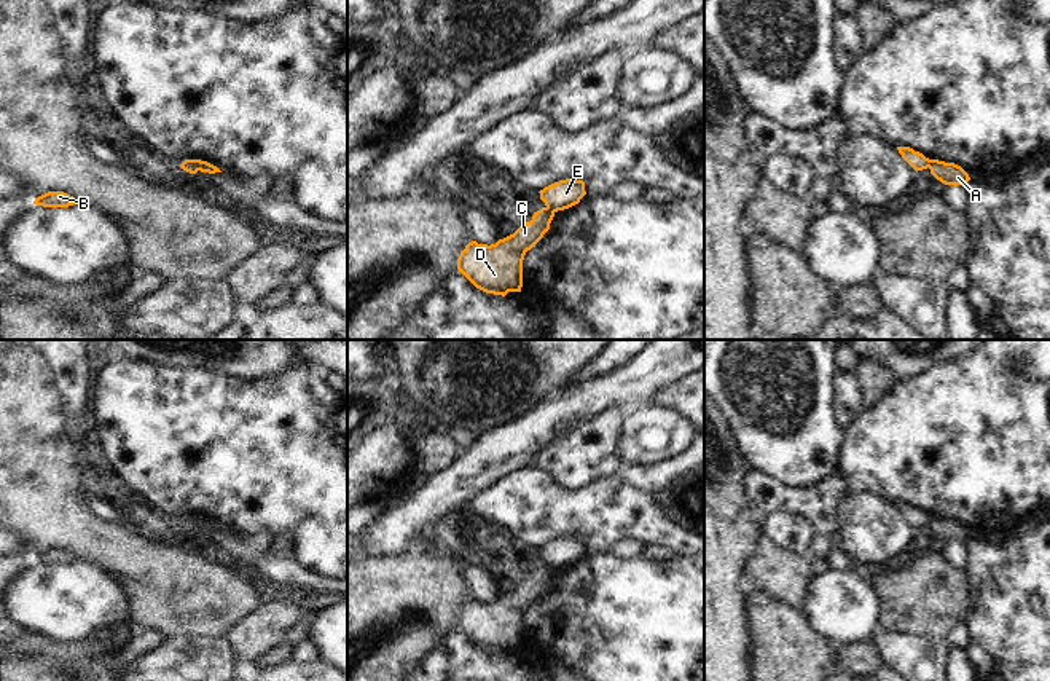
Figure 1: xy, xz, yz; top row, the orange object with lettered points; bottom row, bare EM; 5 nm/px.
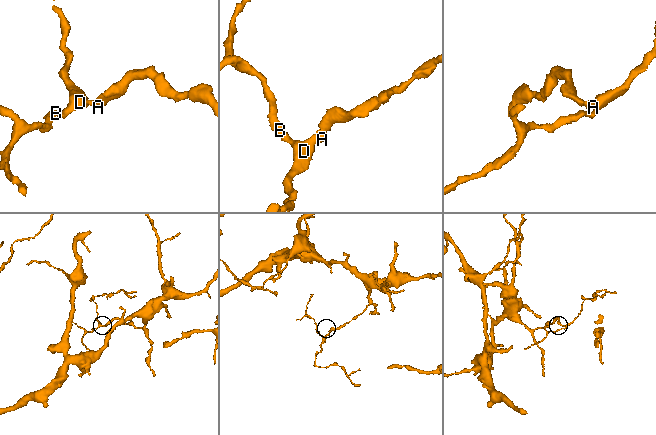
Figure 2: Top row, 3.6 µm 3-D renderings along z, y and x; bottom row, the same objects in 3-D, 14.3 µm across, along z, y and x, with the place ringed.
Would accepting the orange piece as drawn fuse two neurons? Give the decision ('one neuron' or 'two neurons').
two neurons

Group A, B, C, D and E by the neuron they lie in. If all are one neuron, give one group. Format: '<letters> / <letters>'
A B C D / E

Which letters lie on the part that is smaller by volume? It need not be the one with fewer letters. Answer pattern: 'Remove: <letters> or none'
Remove: A, B, C, D

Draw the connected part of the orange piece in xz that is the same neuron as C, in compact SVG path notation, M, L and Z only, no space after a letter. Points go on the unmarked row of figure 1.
M542 565L531 579L496 601L468 600L457 616L457 627L486 651L505 654L508 649L521 649L524 612L550 587L553 574L551 566Z

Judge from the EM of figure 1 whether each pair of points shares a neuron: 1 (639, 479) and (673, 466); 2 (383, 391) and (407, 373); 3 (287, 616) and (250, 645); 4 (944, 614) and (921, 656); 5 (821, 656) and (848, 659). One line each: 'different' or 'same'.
1: same
2: different
3: same
4: different
5: different

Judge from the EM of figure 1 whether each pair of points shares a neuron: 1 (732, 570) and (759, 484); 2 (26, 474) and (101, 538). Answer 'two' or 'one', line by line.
1: two
2: one

